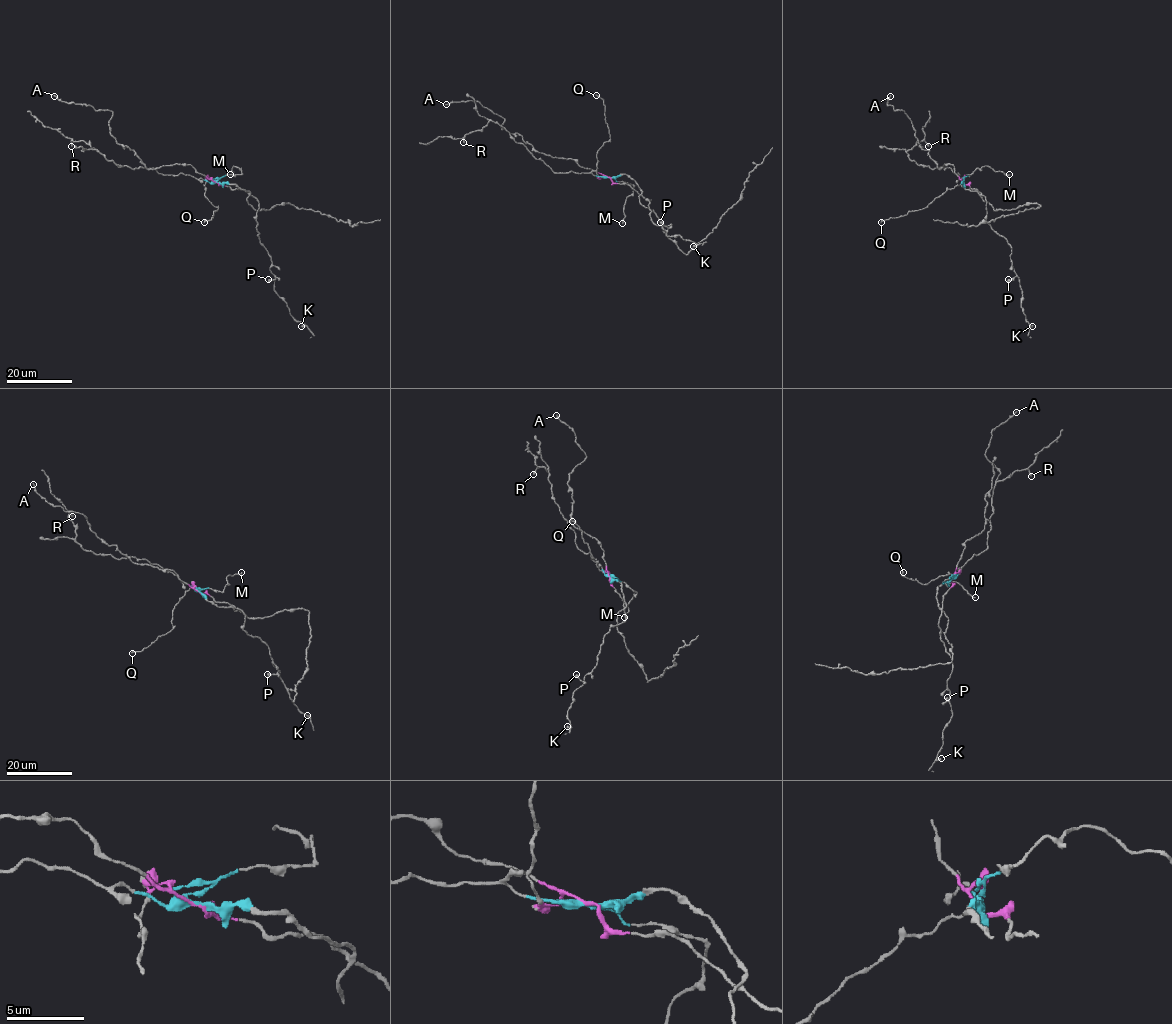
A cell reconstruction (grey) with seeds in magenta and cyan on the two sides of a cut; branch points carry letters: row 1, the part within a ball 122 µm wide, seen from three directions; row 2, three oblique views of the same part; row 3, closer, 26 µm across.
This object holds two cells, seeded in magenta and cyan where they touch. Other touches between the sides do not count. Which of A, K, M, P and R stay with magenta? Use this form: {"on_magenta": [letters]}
{"on_magenta": ["A", "K", "P"]}

